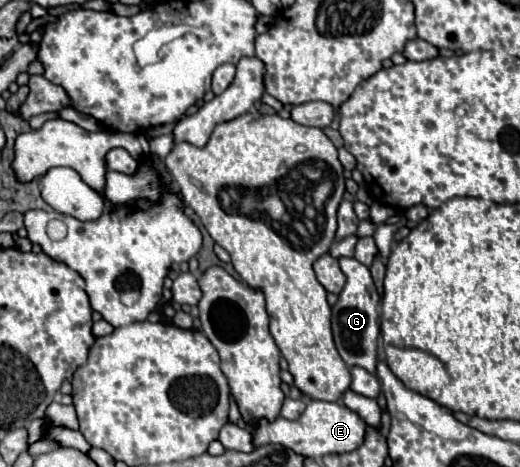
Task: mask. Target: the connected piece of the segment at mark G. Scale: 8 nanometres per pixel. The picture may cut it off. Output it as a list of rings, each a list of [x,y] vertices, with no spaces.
[[[340,258],[340,268],[346,276],[346,286],[338,294],[338,302],[332,306],[332,332],[334,332],[334,344],[346,362],[346,366],[360,366],[368,372],[376,372],[378,362],[378,304],[380,296],[374,288],[370,270],[360,264],[356,258]]]

